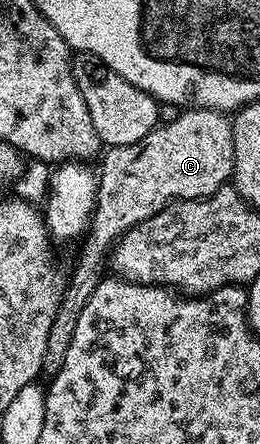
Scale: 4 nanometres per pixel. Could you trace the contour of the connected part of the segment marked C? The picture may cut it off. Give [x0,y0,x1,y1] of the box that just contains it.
[43,107,235,373]

